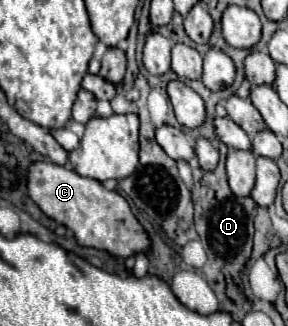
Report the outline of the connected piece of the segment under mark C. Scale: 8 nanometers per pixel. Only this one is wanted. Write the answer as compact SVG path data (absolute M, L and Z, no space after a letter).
M36 162L30 166L28 196L40 206L40 210L70 228L80 246L104 250L116 258L128 258L138 252L150 252L152 242L146 230L132 214L128 202L112 190L106 190L98 180L84 178L66 166L54 162Z

